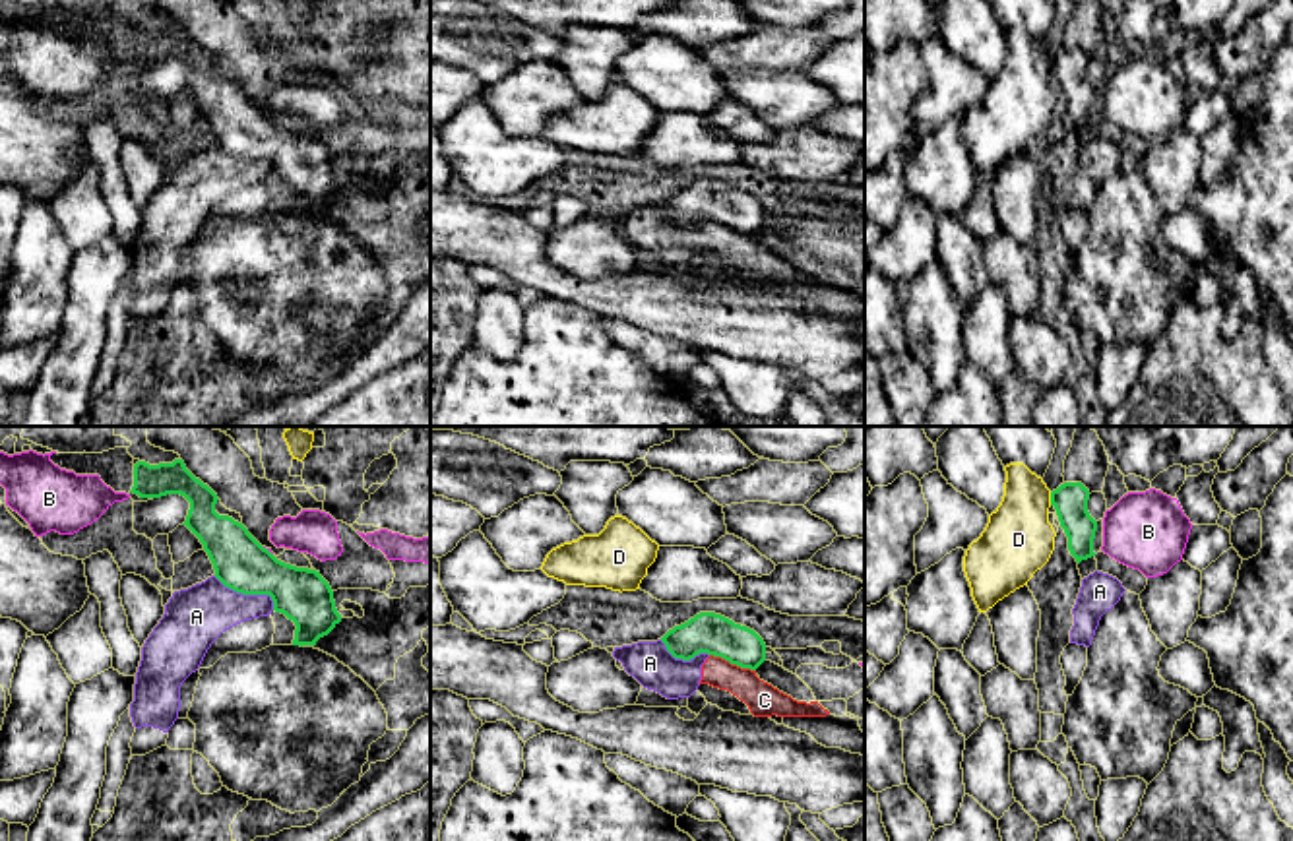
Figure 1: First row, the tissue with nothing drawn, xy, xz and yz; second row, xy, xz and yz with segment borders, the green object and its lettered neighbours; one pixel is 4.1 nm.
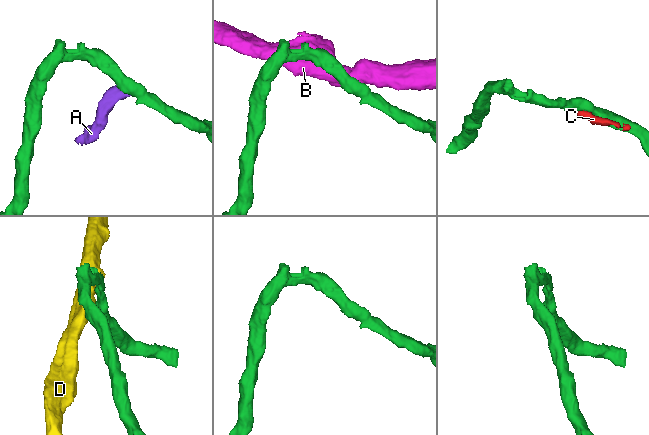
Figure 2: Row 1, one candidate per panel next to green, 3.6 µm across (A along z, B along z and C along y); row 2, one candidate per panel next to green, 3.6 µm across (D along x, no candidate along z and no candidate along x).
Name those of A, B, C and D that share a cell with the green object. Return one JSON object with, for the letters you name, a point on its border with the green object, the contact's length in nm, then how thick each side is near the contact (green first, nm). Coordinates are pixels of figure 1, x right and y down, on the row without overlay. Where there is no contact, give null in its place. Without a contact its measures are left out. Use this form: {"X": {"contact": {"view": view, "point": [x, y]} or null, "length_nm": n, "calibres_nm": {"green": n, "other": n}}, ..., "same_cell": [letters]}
{"same_cell": []}

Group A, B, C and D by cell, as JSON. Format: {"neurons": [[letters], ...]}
{"neurons": [["A", "C"], ["B"], ["D"]]}

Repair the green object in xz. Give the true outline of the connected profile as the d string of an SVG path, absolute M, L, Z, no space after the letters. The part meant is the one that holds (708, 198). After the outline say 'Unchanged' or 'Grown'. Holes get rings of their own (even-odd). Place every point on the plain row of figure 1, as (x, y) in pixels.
M715 178L696 180L669 196L661 207L675 225L682 227L708 219L750 236L766 227L766 209L754 196Z. Unchanged

